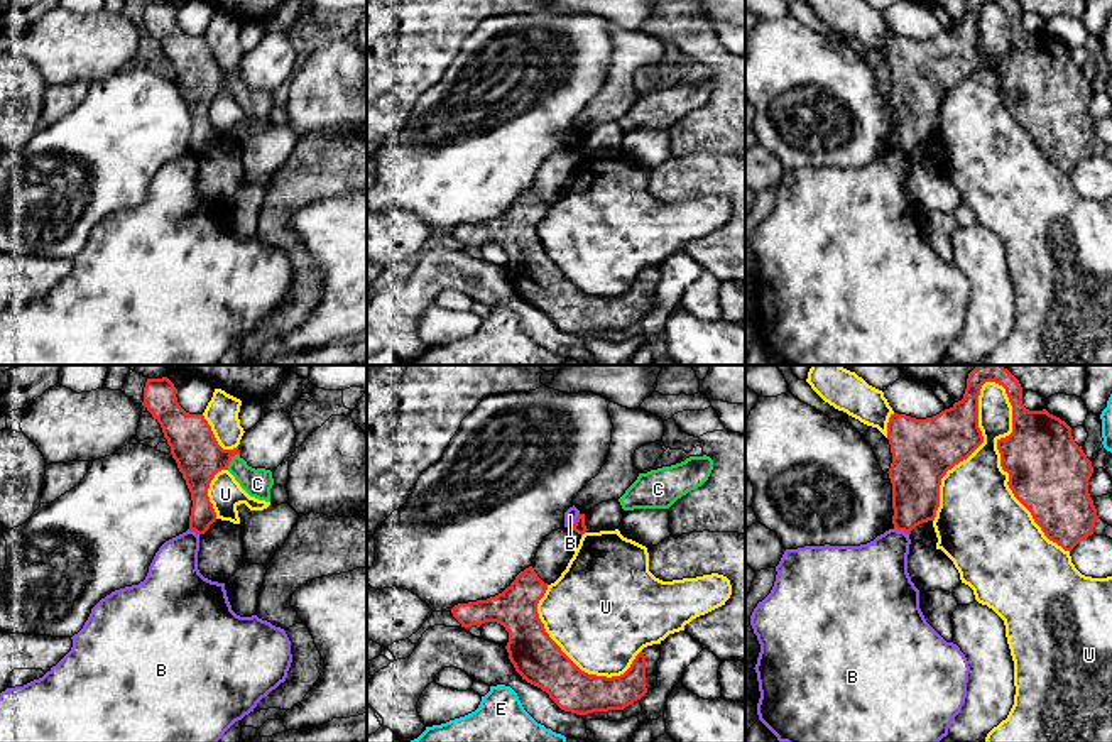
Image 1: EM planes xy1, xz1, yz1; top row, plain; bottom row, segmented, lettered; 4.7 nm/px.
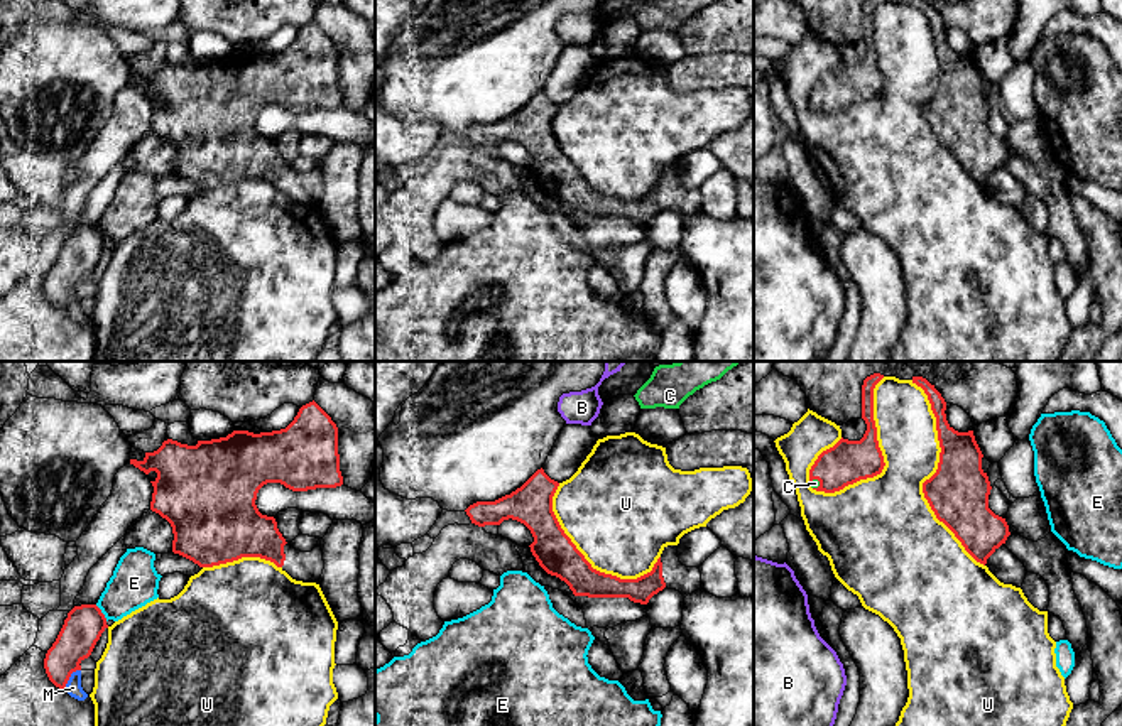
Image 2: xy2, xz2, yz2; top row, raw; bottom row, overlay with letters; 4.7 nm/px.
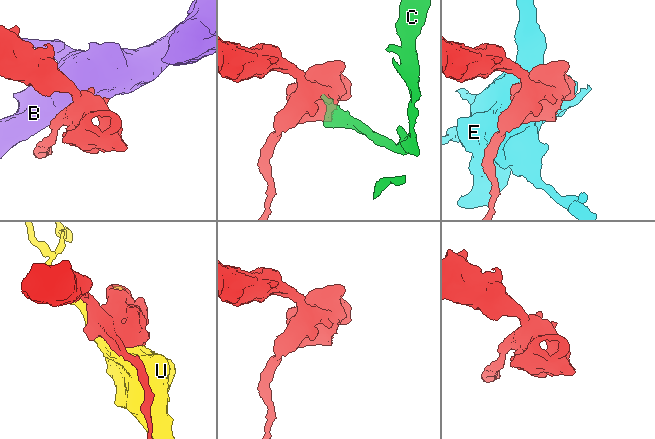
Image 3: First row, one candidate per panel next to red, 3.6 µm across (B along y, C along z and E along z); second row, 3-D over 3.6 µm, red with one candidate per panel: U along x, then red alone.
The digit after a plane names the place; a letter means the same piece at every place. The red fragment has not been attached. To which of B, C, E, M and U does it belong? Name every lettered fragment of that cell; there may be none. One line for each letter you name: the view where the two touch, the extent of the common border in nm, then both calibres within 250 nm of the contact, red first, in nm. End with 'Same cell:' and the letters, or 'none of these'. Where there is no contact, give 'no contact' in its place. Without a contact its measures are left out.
C: contact in xy1; length 100 nm; calibres 220 and 130 nm
Same cell: C

